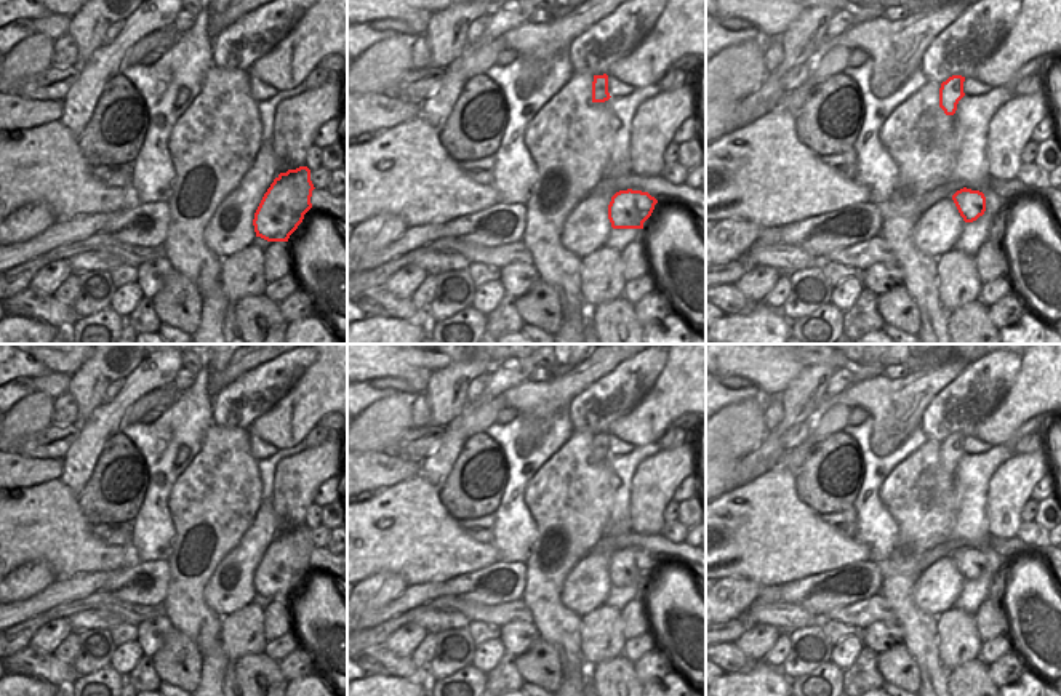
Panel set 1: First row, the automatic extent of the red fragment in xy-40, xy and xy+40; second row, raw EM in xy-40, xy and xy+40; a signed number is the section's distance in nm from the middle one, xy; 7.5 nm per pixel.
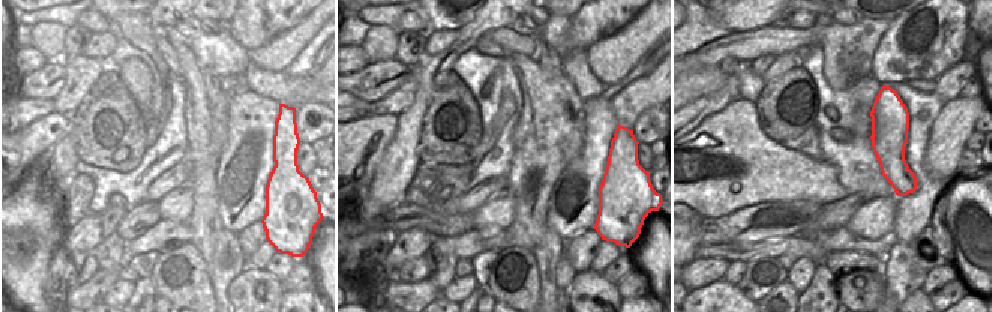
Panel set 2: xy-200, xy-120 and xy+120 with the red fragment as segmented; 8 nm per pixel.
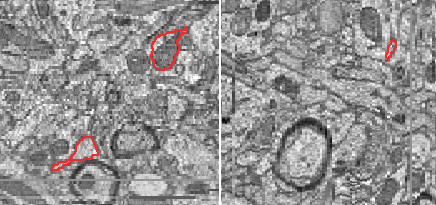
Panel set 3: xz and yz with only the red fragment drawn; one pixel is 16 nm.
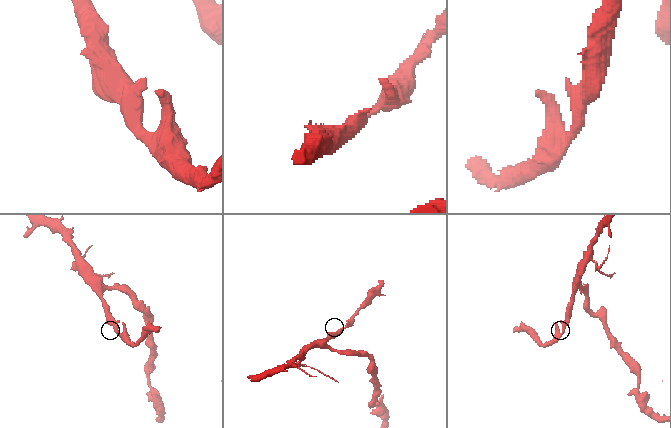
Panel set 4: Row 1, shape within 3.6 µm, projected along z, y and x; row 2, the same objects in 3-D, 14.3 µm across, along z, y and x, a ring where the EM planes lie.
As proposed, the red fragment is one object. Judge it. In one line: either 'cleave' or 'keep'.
keep

